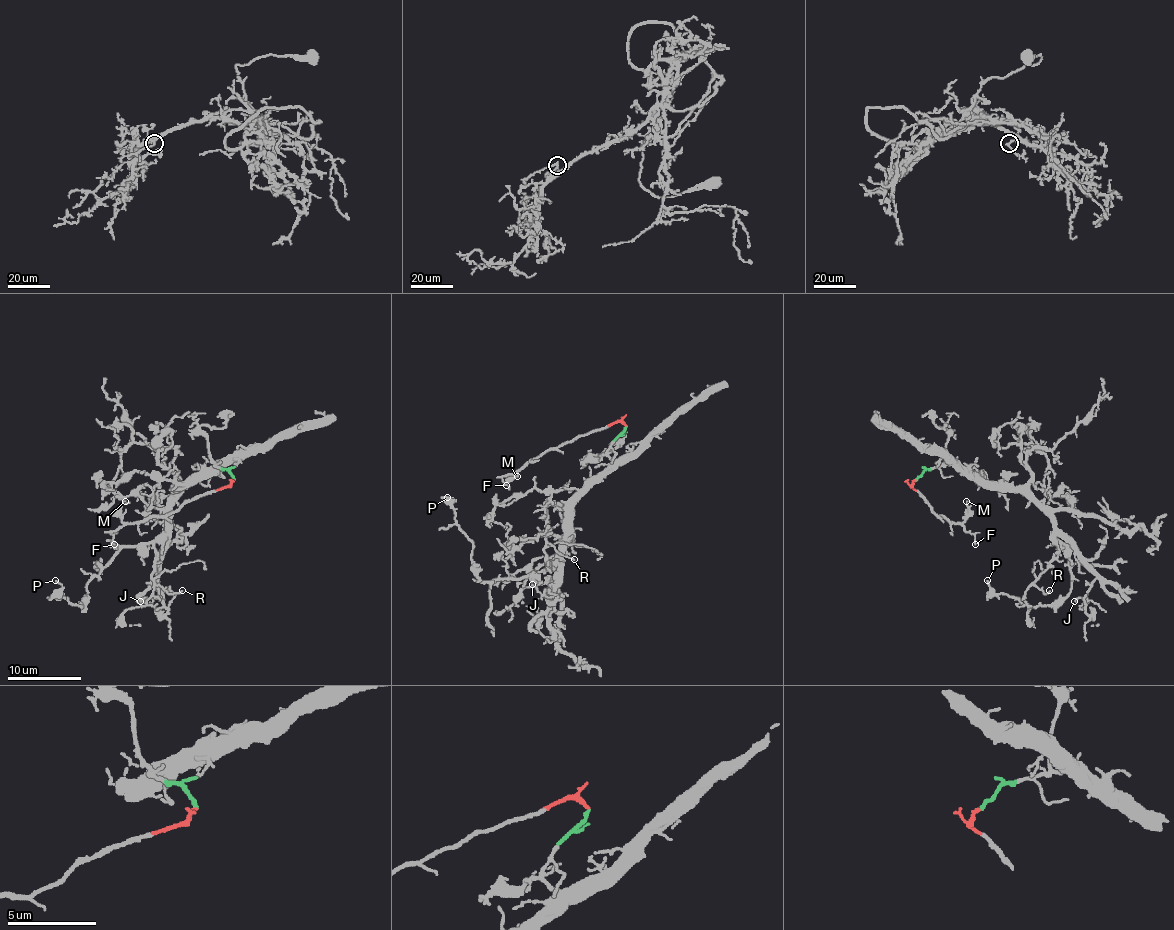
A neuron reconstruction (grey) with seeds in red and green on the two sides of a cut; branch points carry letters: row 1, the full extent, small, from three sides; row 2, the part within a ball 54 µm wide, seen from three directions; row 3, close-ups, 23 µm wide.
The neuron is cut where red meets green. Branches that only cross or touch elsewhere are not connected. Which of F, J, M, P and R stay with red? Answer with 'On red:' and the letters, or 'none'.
On red: F, M

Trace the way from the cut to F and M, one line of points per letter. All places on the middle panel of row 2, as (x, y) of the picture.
F: (626, 425), (621, 421), (578, 434), (561, 445), (547, 449), (506, 475), (502, 482), (506, 484)
M: (626, 425), (621, 421), (578, 434), (561, 445), (547, 449), (536, 458), (530, 458), (512, 477), (517, 477)

